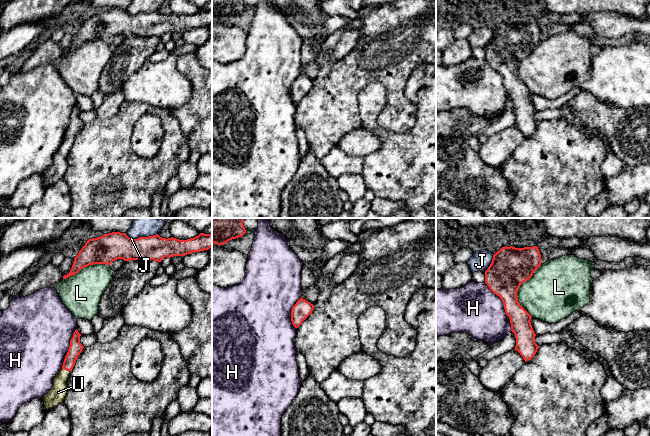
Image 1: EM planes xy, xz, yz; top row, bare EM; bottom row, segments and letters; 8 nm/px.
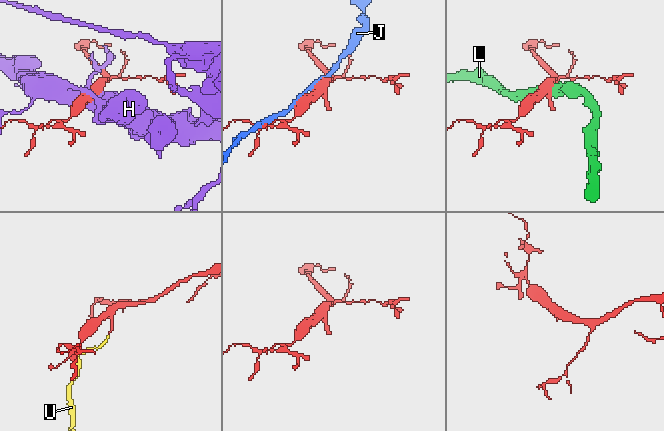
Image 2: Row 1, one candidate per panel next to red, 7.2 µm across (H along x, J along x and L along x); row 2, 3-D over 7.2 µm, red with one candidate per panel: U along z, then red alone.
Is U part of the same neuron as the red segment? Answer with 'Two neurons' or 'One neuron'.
One neuron

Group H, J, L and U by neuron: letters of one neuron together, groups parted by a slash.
H / J / L / U

